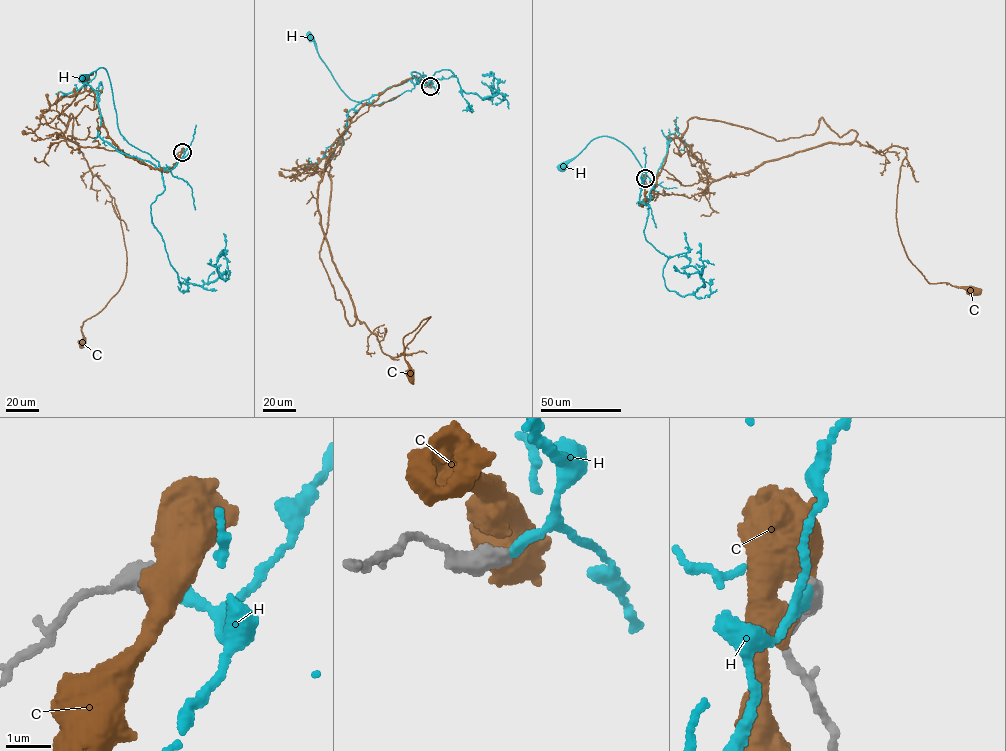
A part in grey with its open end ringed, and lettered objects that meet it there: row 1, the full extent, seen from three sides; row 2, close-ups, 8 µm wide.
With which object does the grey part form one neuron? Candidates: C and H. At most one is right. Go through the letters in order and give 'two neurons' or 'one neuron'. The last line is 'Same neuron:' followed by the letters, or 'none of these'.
C: two neurons
H: one neuron
Same neuron: H

